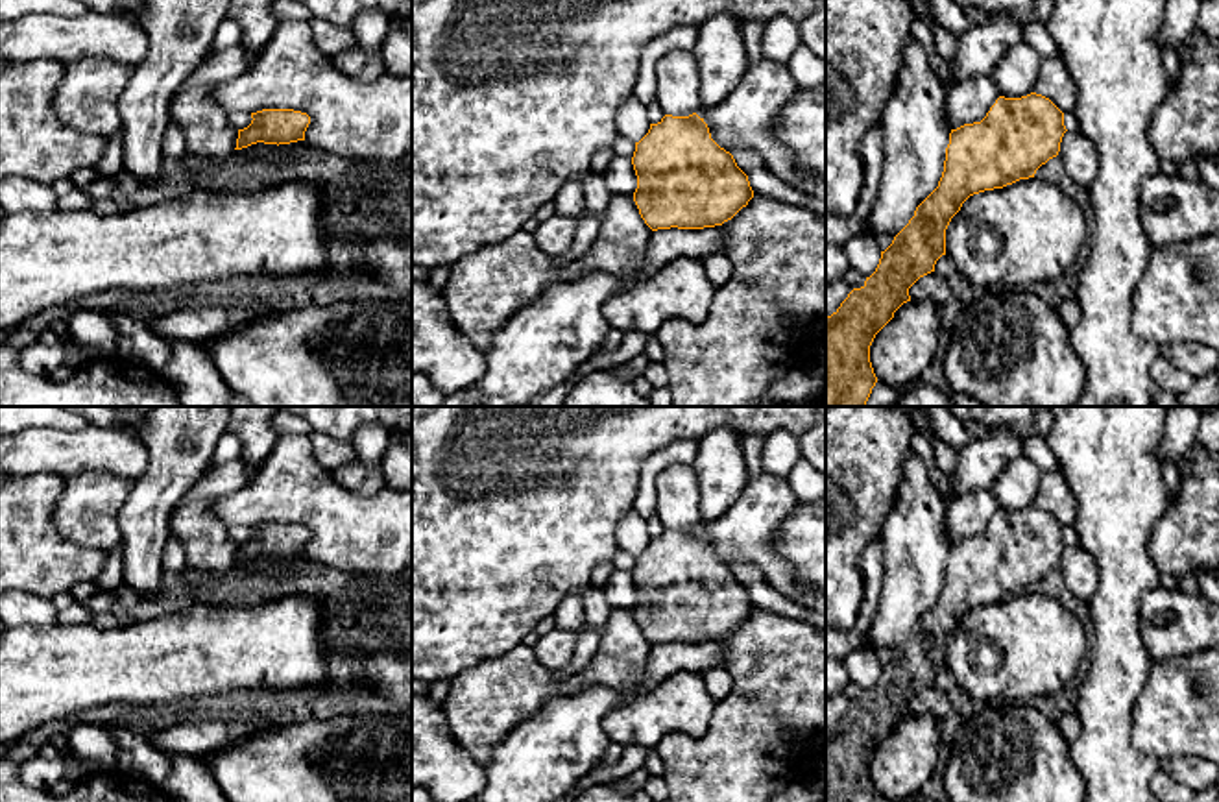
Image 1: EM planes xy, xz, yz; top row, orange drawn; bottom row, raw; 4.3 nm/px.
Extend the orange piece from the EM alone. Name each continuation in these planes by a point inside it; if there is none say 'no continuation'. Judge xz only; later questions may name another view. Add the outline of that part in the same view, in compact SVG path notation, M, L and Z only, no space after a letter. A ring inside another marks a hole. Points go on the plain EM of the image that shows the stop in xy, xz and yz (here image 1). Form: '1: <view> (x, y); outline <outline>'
no continuation

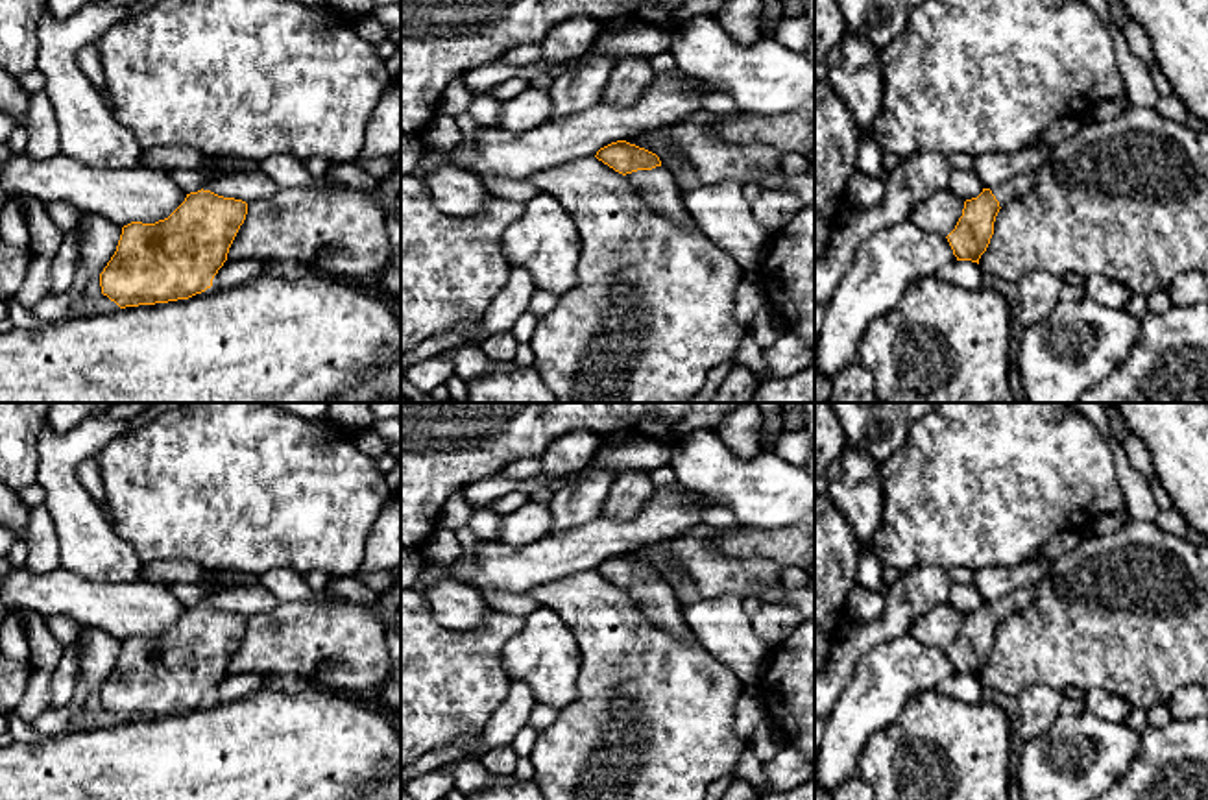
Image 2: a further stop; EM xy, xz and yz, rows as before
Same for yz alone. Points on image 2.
1: yz (1014, 601); outline M1027 584L1021 589L1010 591L1001 599L992 600L990 604L999 615L999 621L1005 621L1012 613L1025 610L1033 602L1036 588L1038 584Z

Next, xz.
1: xz (658, 601); outline M663 578L652 584L632 586L624 591L634 597L646 619L658 628L682 639L695 637L693 630L685 623L683 608L680 606L672 586Z

